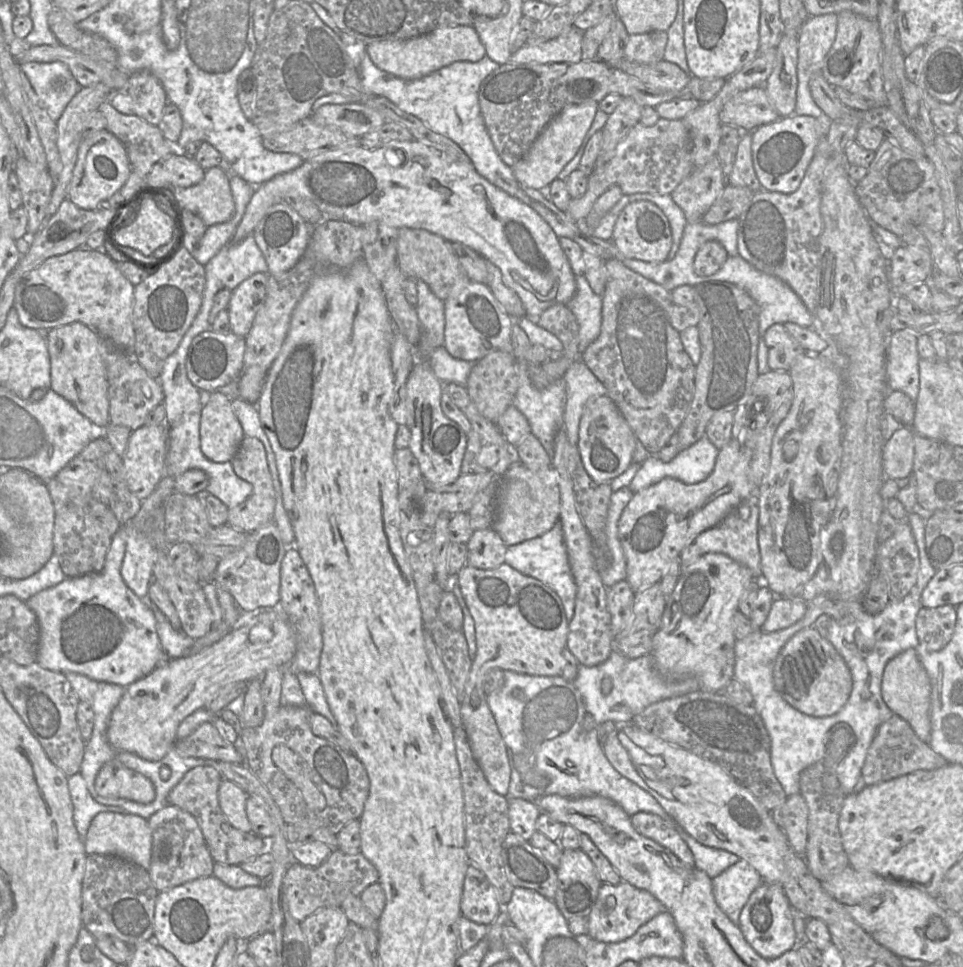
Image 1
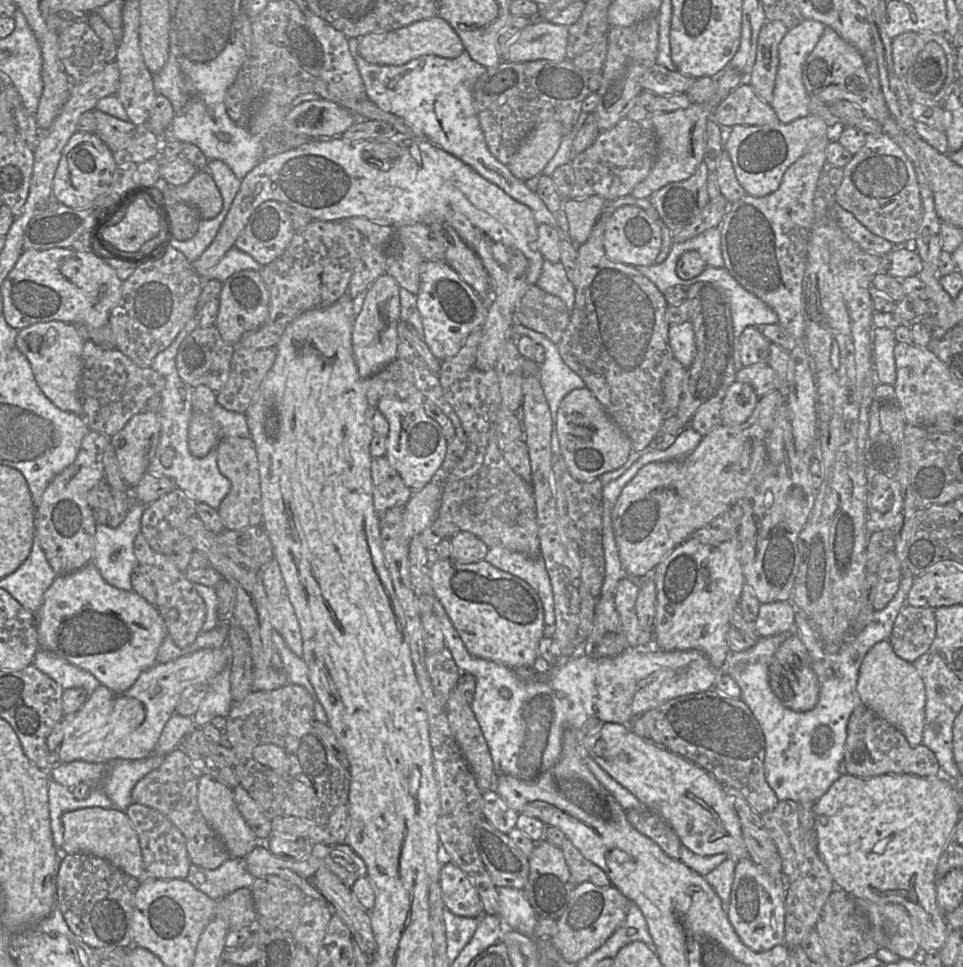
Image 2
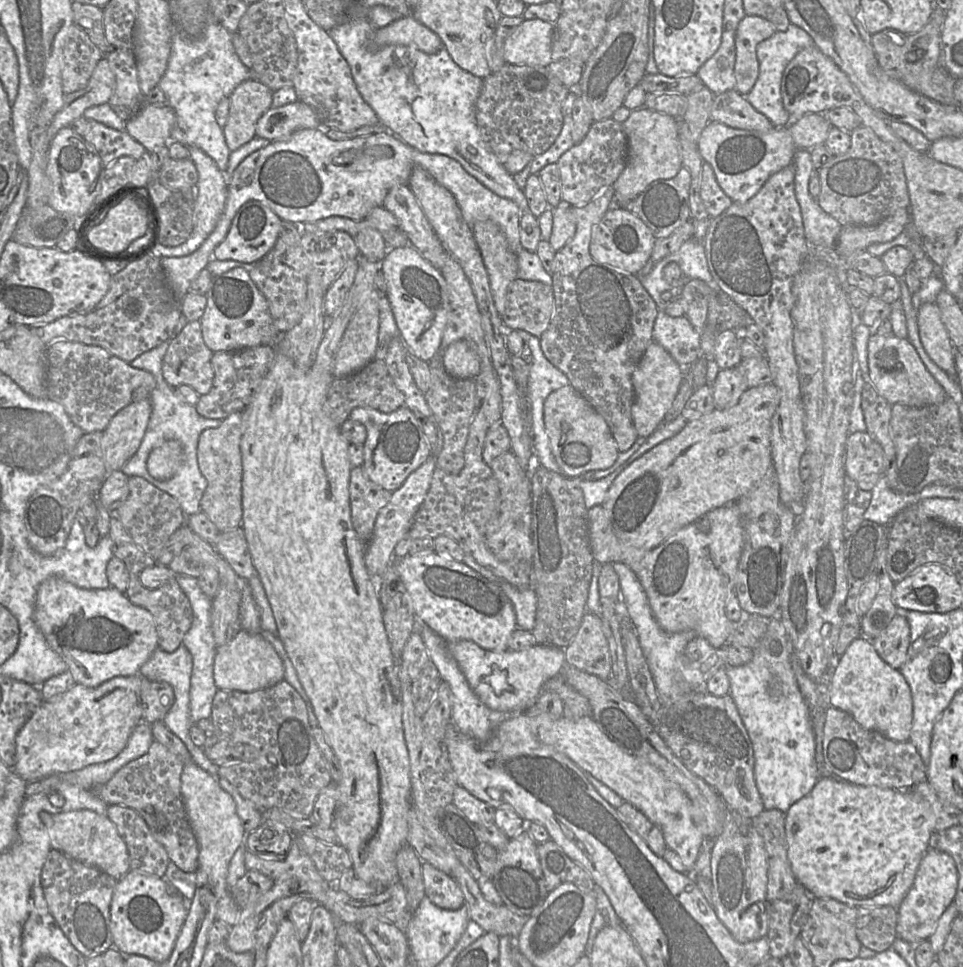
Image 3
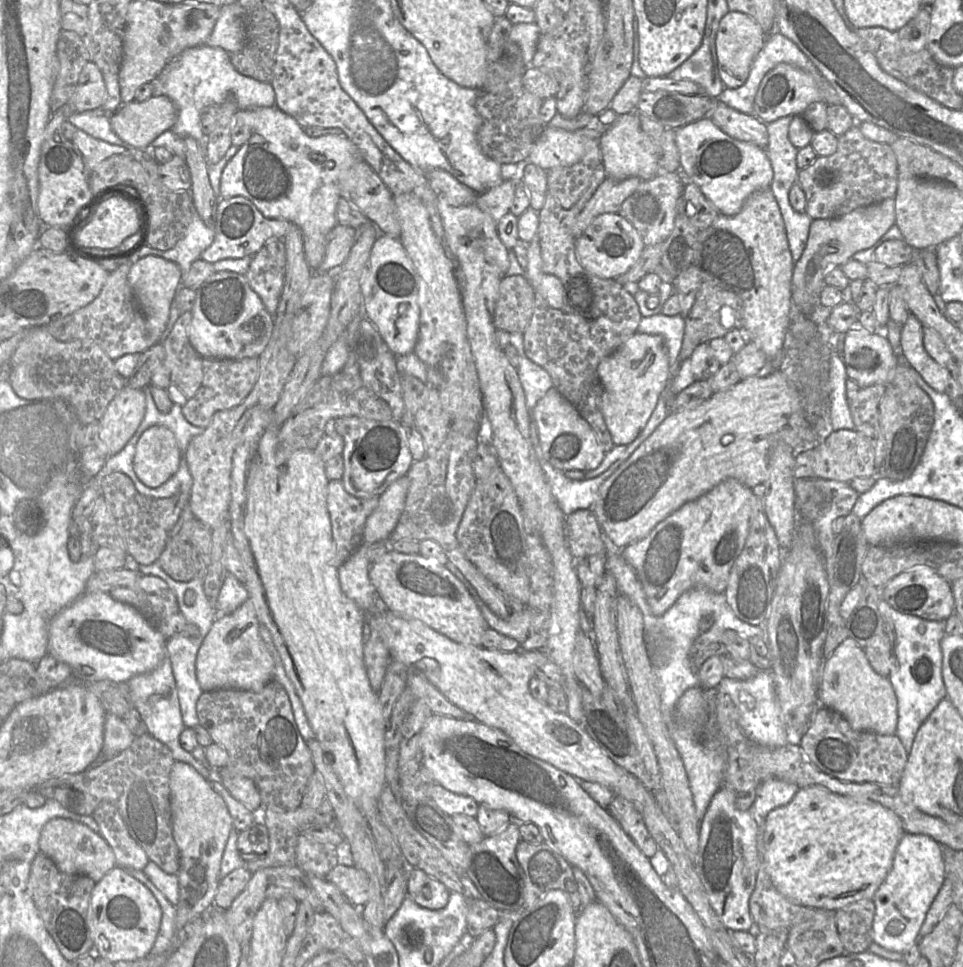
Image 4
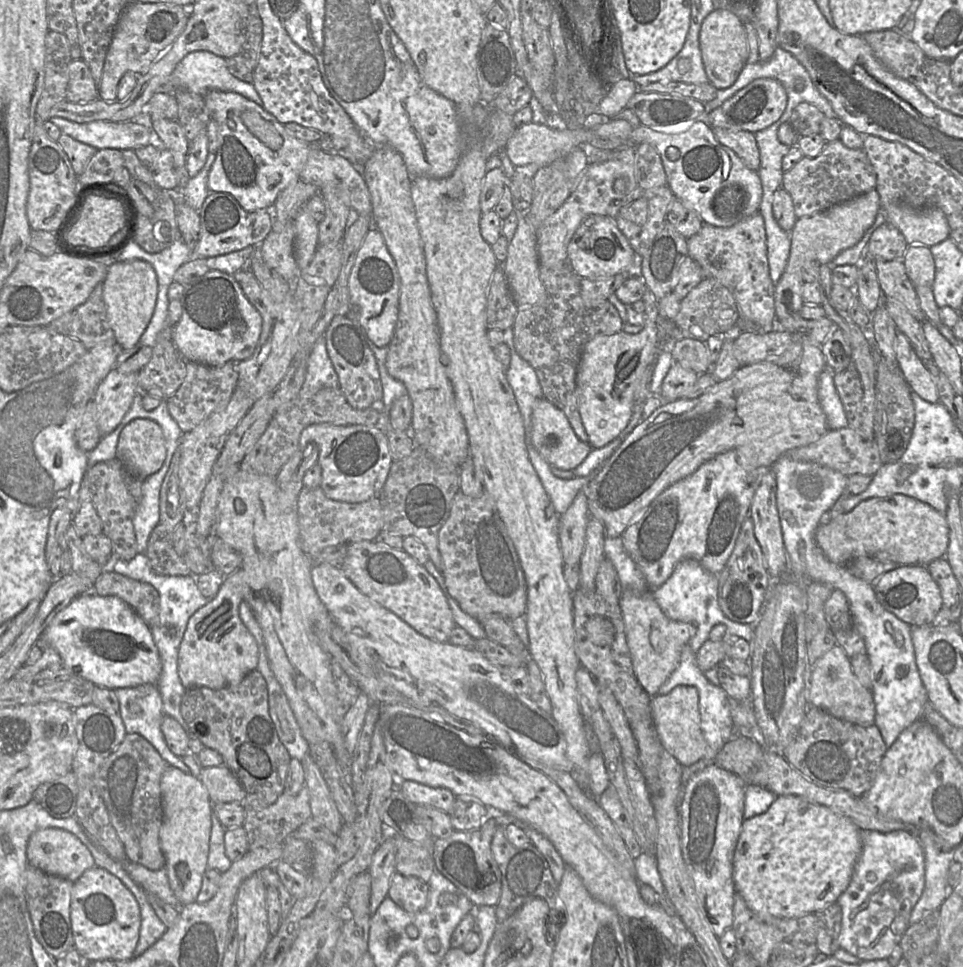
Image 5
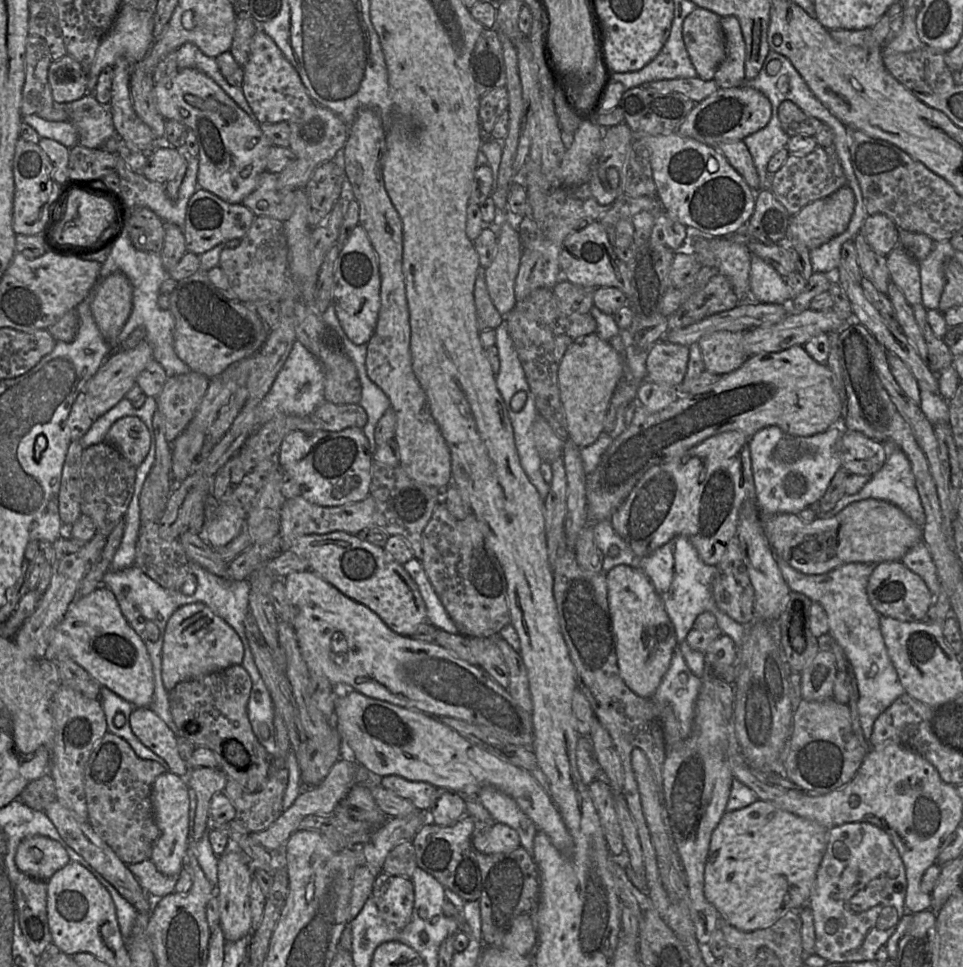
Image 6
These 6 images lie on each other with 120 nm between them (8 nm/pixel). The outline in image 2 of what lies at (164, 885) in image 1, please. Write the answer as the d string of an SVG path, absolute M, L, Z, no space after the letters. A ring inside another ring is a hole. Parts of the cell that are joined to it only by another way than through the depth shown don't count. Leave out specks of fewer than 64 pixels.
M133 803L125 813L137 833L143 858L143 879L186 879L192 866L181 831L161 812Z

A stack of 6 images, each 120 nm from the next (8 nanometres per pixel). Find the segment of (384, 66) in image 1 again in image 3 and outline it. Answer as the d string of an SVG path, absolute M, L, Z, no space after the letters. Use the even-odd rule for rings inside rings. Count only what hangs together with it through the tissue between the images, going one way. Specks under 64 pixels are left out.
M404 16L387 27L377 29L371 37L371 44L377 48L406 45L427 54L435 54L443 49L439 36L411 16Z

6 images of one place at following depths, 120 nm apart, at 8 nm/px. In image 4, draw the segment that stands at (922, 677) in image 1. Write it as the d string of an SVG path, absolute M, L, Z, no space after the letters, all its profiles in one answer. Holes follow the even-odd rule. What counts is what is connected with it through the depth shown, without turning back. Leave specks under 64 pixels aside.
M847 637L824 662L820 675L818 702L821 706L840 713L855 730L895 735L898 723L898 703L893 686L887 676L881 676L871 667L864 649Z

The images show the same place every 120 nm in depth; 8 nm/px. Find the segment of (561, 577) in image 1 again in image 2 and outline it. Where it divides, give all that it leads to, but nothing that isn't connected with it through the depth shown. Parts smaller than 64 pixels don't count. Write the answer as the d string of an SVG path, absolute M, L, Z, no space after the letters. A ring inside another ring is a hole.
M494 547L488 551L484 560L496 568L526 581L538 593L545 611L546 627L544 630L544 635L548 638L552 638L552 636L555 634L554 597L551 581L541 556L528 556L506 548Z

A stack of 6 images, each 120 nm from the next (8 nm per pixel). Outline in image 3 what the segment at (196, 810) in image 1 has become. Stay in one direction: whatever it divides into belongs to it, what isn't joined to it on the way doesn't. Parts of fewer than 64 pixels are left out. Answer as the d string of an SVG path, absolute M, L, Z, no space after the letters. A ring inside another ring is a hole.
M153 741L147 753L120 768L104 785L94 792L109 806L133 808L164 845L171 863L184 872L198 869L199 847L190 826L182 793L181 774L184 762L158 741Z

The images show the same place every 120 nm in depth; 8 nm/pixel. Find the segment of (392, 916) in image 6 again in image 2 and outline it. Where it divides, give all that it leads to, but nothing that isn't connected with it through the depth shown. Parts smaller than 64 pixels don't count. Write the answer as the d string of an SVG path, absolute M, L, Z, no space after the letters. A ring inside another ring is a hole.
M446 863L439 879L445 910L466 918L484 915L481 899L467 876L455 864Z

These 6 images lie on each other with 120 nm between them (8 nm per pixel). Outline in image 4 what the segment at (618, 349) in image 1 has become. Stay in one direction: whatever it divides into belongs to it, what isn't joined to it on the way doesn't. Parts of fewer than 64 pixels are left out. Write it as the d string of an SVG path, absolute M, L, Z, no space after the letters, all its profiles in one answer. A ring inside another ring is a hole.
M598 167L588 189L583 193L579 201L569 208L563 208L548 191L542 208L536 212L538 216L537 239L540 245L544 270L561 282L564 304L561 308L556 309L548 305L540 305L536 301L532 319L523 332L523 338L524 351L527 357L550 374L554 388L575 406L579 414L594 430L598 441L609 451L615 444L612 441L601 409L603 387L597 368L604 358L614 353L632 335L638 332L637 329L643 316L634 295L625 288L625 285L617 282L615 278L601 278L588 272L581 266L576 257L575 242L578 236L574 235L573 227L585 204L605 177L604 168Z

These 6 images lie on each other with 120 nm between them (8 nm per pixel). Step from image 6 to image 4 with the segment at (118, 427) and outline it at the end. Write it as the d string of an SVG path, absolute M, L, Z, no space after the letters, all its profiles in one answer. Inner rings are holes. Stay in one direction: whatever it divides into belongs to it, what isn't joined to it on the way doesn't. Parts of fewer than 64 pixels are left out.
M153 425L141 434L133 457L133 469L141 482L158 487L176 473L179 465L180 449L168 428Z

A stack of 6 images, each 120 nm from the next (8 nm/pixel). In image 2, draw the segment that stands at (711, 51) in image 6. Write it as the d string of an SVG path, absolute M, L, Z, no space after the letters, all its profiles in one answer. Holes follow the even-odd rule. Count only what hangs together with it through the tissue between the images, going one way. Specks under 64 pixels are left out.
M767 21L758 36L755 62L747 83L769 104L773 100L779 66L779 44L788 31L789 29L782 22Z

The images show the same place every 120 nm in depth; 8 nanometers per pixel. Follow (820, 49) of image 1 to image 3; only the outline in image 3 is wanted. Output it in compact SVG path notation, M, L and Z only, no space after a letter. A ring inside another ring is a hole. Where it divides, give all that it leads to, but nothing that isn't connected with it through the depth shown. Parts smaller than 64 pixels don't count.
M791 24L786 30L776 31L771 37L762 41L755 50L759 61L759 76L751 91L744 98L760 113L765 115L775 128L791 126L791 115L783 106L781 80L788 63L801 51L815 45L812 37L799 26Z

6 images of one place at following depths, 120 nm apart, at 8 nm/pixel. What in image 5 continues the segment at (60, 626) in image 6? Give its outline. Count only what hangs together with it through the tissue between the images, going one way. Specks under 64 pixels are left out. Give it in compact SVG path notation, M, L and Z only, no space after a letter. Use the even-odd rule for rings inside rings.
M81 594L54 615L42 637L59 654L63 666L96 686L115 689L158 682L161 662L150 626L117 596Z

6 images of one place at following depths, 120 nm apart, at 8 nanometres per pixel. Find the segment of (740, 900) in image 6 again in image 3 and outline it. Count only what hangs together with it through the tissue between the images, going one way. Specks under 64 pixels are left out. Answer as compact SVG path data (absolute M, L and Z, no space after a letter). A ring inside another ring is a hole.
M821 777L807 795L785 812L788 859L797 882L816 899L835 899L851 907L897 909L914 883L921 859L935 833L935 825L932 804L915 790L865 786Z

